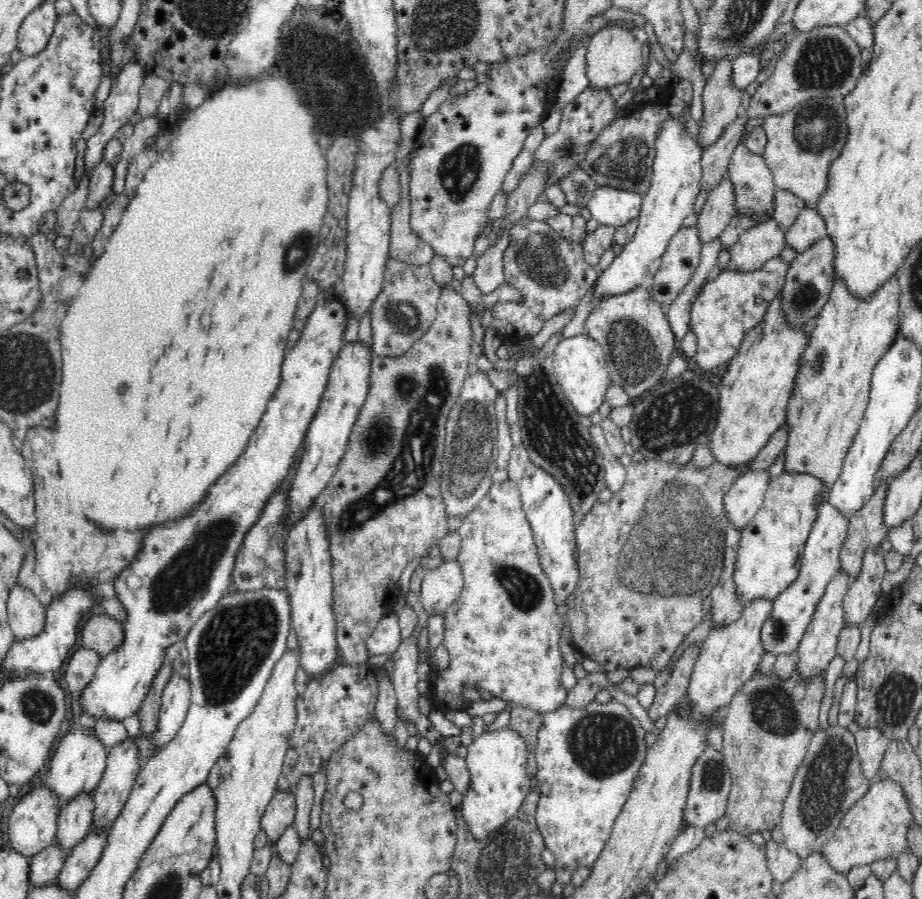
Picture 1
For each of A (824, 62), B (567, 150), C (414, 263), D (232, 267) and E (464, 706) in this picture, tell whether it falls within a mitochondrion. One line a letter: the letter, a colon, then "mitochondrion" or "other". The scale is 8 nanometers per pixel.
A: mitochondrion
B: mitochondrion
C: other
D: other
E: other

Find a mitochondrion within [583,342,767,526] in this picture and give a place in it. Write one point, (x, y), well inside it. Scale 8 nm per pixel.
(673, 417)

